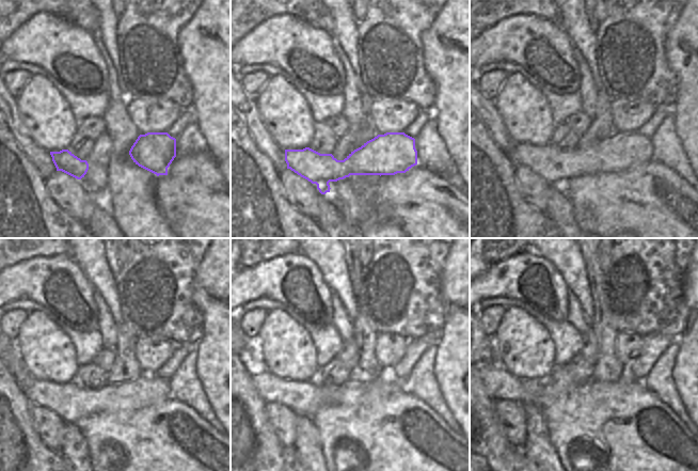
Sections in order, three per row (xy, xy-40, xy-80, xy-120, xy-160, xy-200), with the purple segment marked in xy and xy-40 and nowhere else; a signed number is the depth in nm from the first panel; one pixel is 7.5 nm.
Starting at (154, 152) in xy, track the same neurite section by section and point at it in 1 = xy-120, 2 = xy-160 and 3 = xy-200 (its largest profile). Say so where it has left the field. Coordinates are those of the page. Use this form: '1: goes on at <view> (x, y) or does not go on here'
1: goes on at xy-120 (72, 403)
2: goes on at xy-160 (304, 398)
3: goes on at xy-200 (500, 385)

